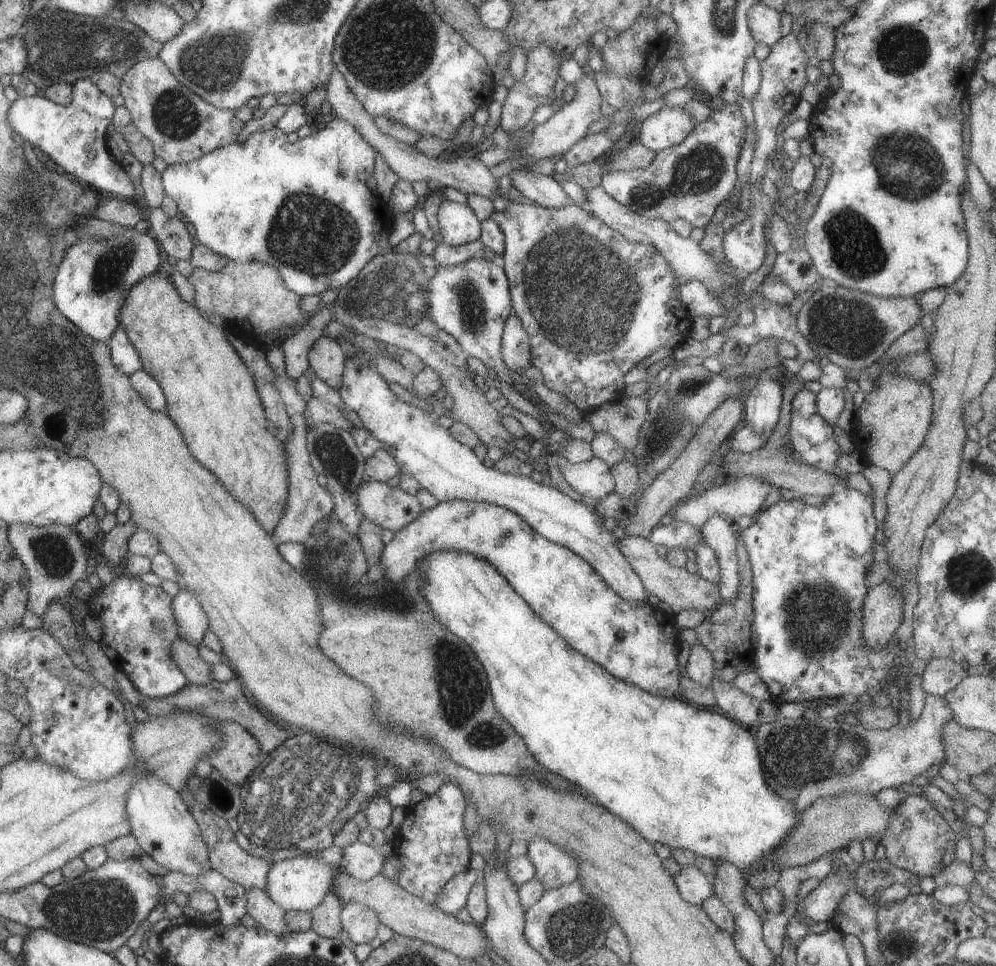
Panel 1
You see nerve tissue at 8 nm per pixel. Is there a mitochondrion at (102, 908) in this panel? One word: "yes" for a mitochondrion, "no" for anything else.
yes

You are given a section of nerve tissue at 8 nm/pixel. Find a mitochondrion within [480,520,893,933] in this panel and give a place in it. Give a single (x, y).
(793, 755)

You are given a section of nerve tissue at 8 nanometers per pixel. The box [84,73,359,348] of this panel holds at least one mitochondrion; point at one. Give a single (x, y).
(174, 116)

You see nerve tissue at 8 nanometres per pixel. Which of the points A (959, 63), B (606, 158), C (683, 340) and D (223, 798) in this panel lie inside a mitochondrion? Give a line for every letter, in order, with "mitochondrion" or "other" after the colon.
A: other
B: other
C: other
D: mitochondrion

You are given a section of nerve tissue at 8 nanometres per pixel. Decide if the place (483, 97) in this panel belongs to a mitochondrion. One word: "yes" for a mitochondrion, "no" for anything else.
no

